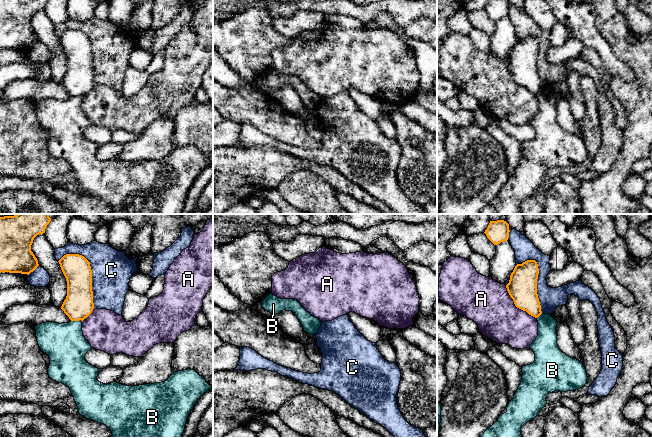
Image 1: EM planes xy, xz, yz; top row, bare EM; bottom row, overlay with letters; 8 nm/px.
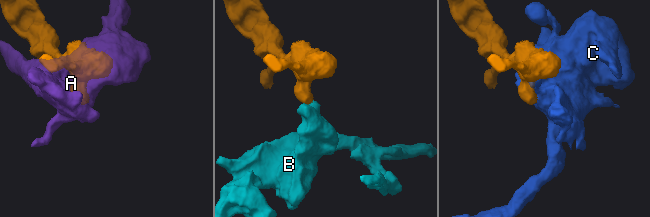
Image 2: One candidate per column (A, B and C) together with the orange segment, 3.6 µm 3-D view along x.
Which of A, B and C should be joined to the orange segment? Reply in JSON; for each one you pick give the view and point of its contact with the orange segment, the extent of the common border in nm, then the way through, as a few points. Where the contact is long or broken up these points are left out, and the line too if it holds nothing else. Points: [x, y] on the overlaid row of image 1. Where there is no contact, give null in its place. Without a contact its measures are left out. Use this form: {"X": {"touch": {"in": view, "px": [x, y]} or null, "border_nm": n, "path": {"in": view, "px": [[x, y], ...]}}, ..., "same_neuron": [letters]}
{"same_neuron": []}

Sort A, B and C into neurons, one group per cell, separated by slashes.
A / B / C

